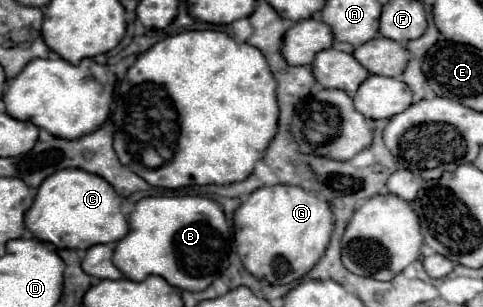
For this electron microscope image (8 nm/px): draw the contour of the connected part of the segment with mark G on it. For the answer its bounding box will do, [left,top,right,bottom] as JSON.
[234,184,334,284]

